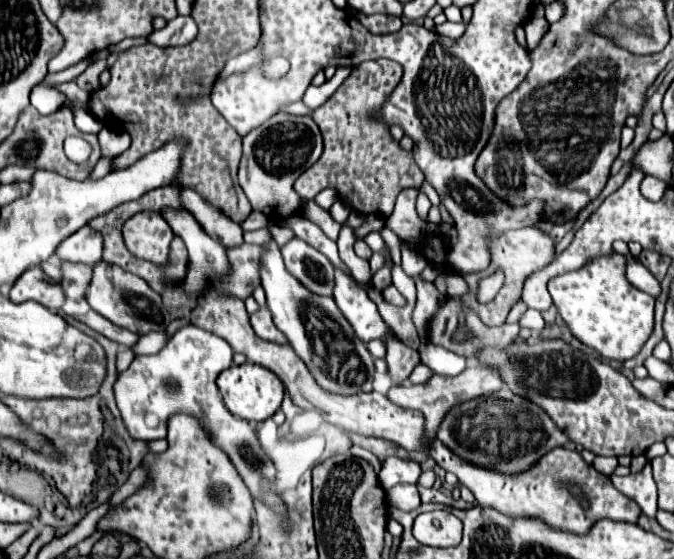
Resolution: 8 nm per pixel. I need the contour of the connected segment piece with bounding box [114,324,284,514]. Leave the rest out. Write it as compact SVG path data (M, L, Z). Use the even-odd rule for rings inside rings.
M188 324L180 328L156 354L138 354L134 362L120 374L116 380L114 392L116 392L116 404L120 408L120 414L124 418L124 424L128 426L128 432L132 432L132 438L136 440L158 440L166 438L166 426L168 418L174 412L192 412L200 418L202 426L208 430L212 442L220 446L232 464L236 466L238 474L250 488L252 496L264 500L268 506L272 506L276 512L284 514L284 504L280 502L274 486L274 464L260 448L260 442L256 438L256 432L252 430L250 422L236 418L228 412L224 406L216 378L222 370L232 366L232 348L226 340L220 336L196 328L194 324ZM260 480L270 480L268 488L260 486Z

